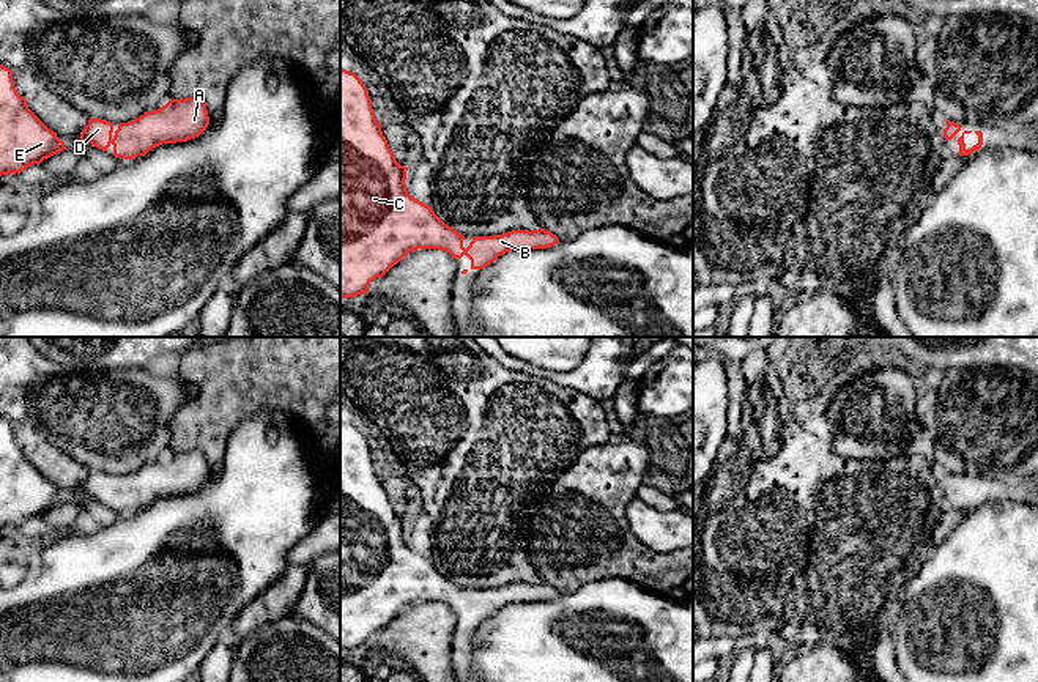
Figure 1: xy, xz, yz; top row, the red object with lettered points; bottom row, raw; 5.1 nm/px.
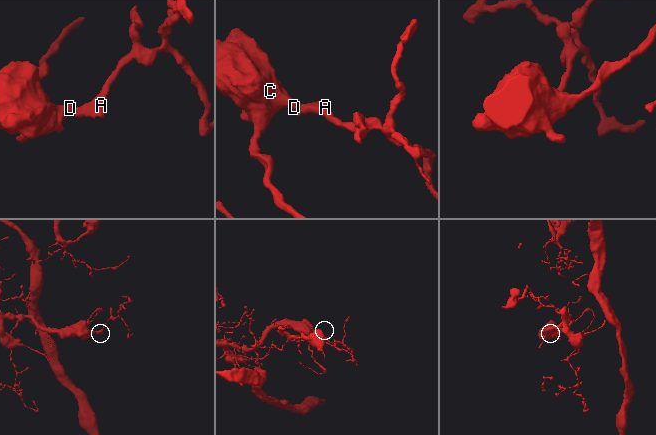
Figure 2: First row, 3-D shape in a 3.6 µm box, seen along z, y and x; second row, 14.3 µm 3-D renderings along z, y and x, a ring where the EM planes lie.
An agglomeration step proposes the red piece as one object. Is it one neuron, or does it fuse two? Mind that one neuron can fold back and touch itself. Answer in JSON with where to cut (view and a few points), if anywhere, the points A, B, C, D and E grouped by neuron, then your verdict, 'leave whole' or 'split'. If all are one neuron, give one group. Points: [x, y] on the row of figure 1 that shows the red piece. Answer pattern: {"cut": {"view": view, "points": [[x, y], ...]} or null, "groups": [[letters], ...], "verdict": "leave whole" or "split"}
{"cut": null, "groups": [["A", "B", "C", "D", "E"]], "verdict": "leave whole"}

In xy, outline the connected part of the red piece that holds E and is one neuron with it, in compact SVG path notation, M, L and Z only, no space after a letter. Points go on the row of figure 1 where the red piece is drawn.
M0 65L0 176L20 173L33 164L68 150L30 109L13 80L13 71Z

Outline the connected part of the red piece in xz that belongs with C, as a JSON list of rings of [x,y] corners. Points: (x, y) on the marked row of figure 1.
[[[340,68],[340,296],[369,293],[369,285],[383,277],[403,257],[417,249],[438,249],[454,258],[466,255],[471,269],[484,269],[499,255],[512,250],[547,249],[559,243],[545,228],[512,230],[493,236],[473,236],[465,249],[457,230],[444,224],[432,206],[406,191],[406,167],[395,161],[381,123],[376,121],[372,99],[361,79]]]

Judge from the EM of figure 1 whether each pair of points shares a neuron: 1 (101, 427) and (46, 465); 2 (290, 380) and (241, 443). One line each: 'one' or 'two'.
1: two
2: two

